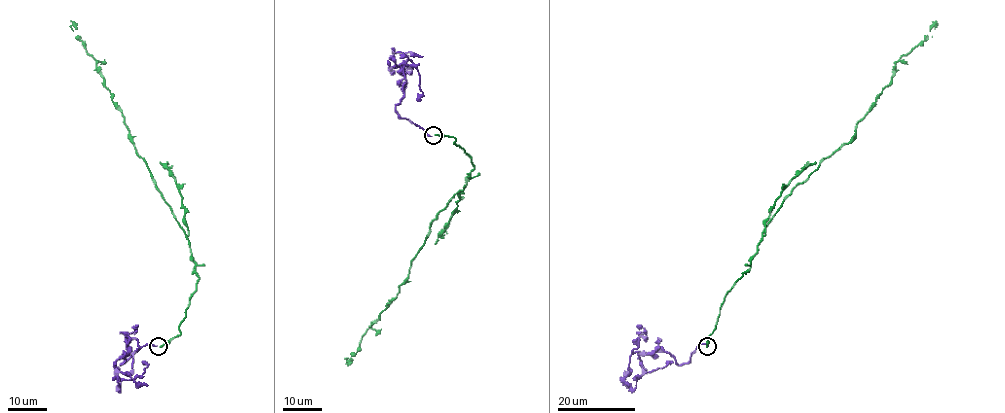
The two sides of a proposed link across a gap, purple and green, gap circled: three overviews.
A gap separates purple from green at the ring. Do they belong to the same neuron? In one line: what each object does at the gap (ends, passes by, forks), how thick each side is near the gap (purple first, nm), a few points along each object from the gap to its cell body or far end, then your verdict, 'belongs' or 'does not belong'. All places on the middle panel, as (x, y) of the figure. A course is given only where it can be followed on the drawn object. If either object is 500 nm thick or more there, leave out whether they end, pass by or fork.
purple ends | green ends | 160/280 nm | purple via (432, 136), (396, 110), (405, 77), (393, 67), (407, 64), (417, 70), (422, 93), (417, 101) | green via (435, 135), (455, 139), (471, 157), (474, 169), (465, 187), (430, 224), (407, 278), (345, 364) | does not belong

